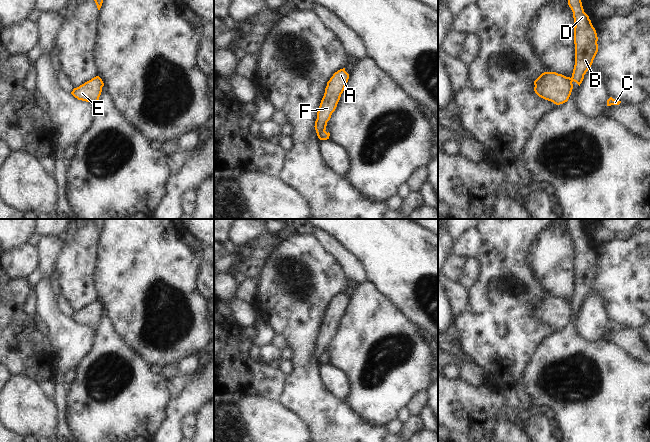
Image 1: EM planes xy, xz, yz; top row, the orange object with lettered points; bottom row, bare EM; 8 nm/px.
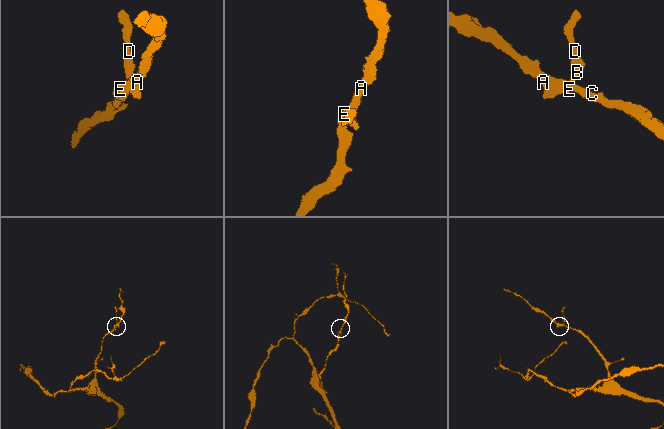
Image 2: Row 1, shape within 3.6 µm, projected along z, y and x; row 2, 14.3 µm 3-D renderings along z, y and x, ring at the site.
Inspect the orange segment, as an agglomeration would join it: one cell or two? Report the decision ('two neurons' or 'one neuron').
two neurons

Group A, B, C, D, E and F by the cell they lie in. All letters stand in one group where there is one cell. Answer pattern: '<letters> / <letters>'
A C E F / B D

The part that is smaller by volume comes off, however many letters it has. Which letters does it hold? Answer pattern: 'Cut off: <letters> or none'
Cut off: B, D

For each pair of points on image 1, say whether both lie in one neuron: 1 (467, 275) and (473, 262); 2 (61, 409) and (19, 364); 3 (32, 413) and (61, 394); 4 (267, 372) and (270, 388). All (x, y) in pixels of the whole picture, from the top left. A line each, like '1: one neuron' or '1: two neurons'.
1: one neuron
2: two neurons
3: two neurons
4: one neuron

